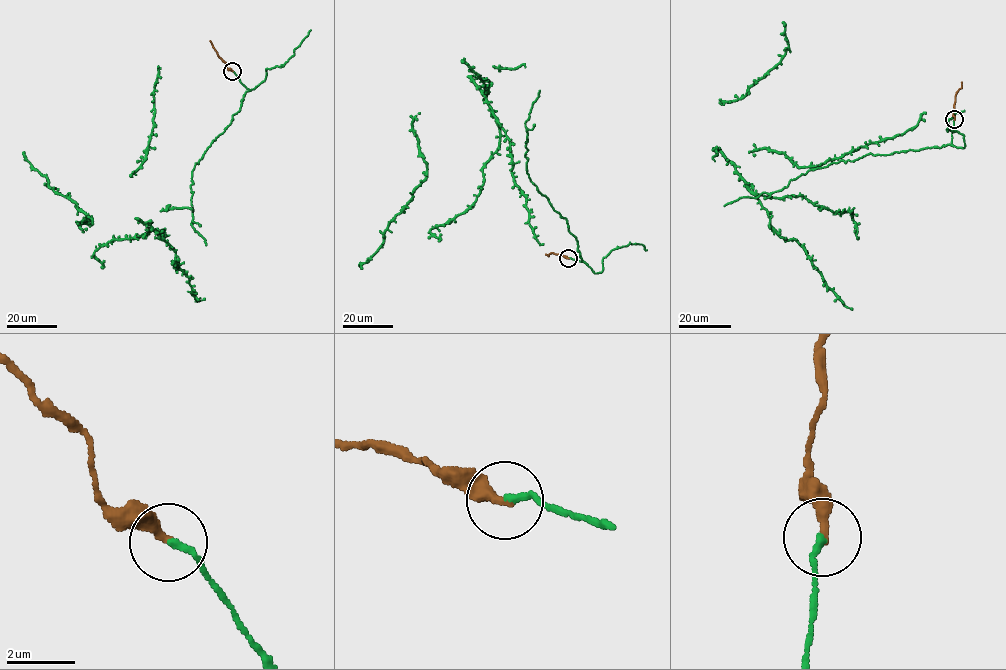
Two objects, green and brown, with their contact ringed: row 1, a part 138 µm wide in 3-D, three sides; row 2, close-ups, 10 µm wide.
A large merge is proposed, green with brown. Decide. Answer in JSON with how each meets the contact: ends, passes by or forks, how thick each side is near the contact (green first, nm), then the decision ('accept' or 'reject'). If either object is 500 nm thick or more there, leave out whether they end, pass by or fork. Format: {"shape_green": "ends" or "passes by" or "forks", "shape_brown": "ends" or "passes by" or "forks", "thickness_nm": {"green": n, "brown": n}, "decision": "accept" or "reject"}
{"shape_green": "ends", "shape_brown": "ends", "thickness_nm": {"green": 190, "brown": 320}, "decision": "accept"}

